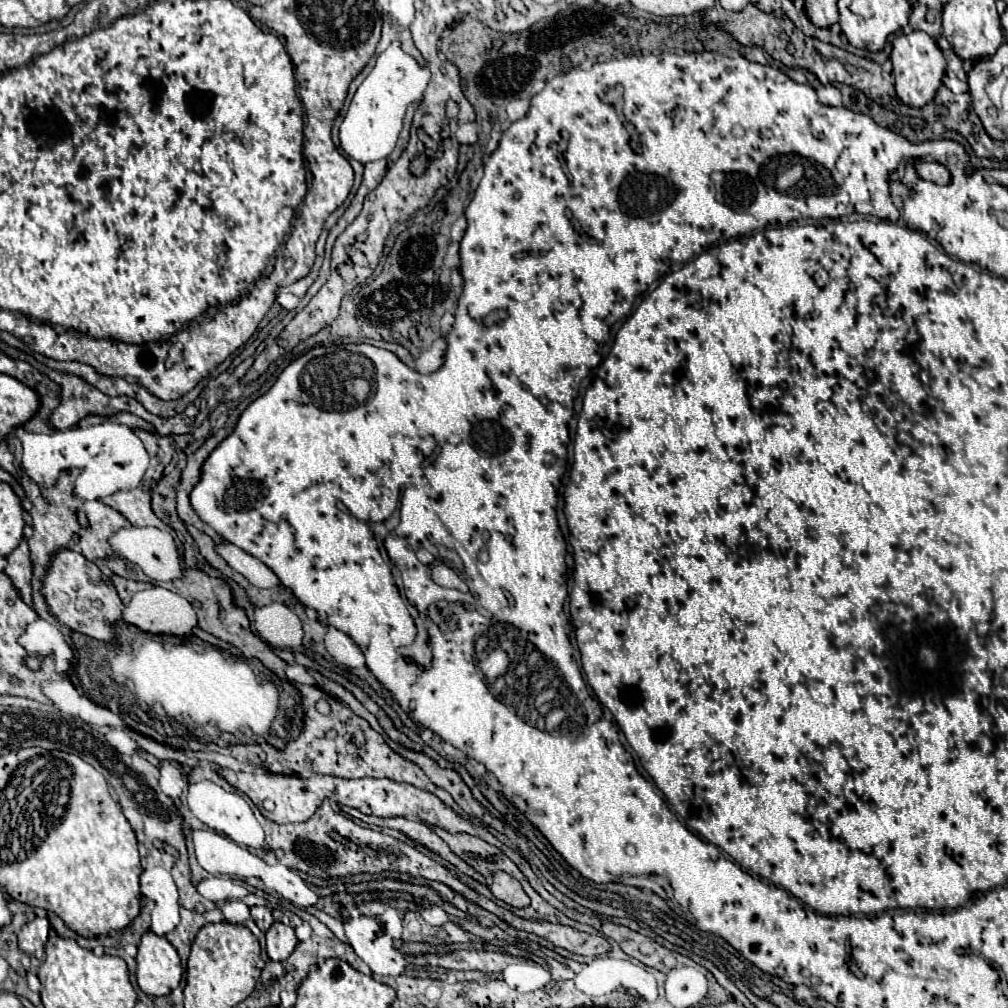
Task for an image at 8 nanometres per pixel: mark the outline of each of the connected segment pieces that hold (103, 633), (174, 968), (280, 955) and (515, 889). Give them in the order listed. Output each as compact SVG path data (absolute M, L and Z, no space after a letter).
M58 551L44 579L42 593L50 611L72 631L80 631L104 643L116 641L114 625L122 619L124 605L118 597L116 585L98 569L96 563L74 551Z
M146 933L138 945L136 981L148 997L162 997L174 991L182 979L182 965L176 949L166 937Z
M276 921L266 931L266 953L272 961L286 961L292 955L296 943L298 943L298 939L290 925Z
M502 871L494 873L492 883L490 883L490 891L496 899L500 899L512 907L528 907L530 905L530 899L524 893L522 885L514 877L510 877L508 873L502 873Z

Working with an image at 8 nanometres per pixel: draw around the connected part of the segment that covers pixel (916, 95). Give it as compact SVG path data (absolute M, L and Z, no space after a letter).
M912 31L908 35L902 33L892 41L890 61L894 65L892 75L894 75L896 95L900 97L900 101L910 107L924 107L926 103L930 103L936 89L942 85L942 75L946 69L946 59L936 41L922 31Z

